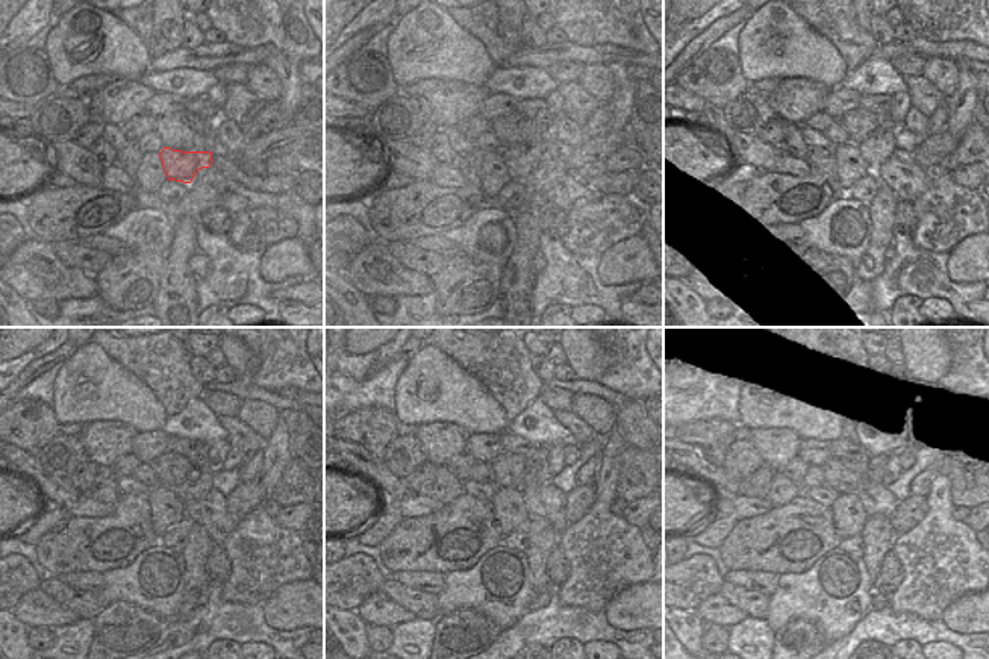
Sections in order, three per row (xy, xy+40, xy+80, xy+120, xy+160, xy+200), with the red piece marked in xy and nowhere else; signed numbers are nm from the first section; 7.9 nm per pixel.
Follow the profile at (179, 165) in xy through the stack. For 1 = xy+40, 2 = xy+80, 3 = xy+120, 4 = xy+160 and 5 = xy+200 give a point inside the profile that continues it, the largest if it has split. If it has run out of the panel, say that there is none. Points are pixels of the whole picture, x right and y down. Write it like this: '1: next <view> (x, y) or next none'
1: next xy+40 (521, 159)
2: next xy+80 (879, 146)
3: next xy+120 (197, 485)
4: next xy+160 (536, 474)
5: next xy+200 (876, 470)

